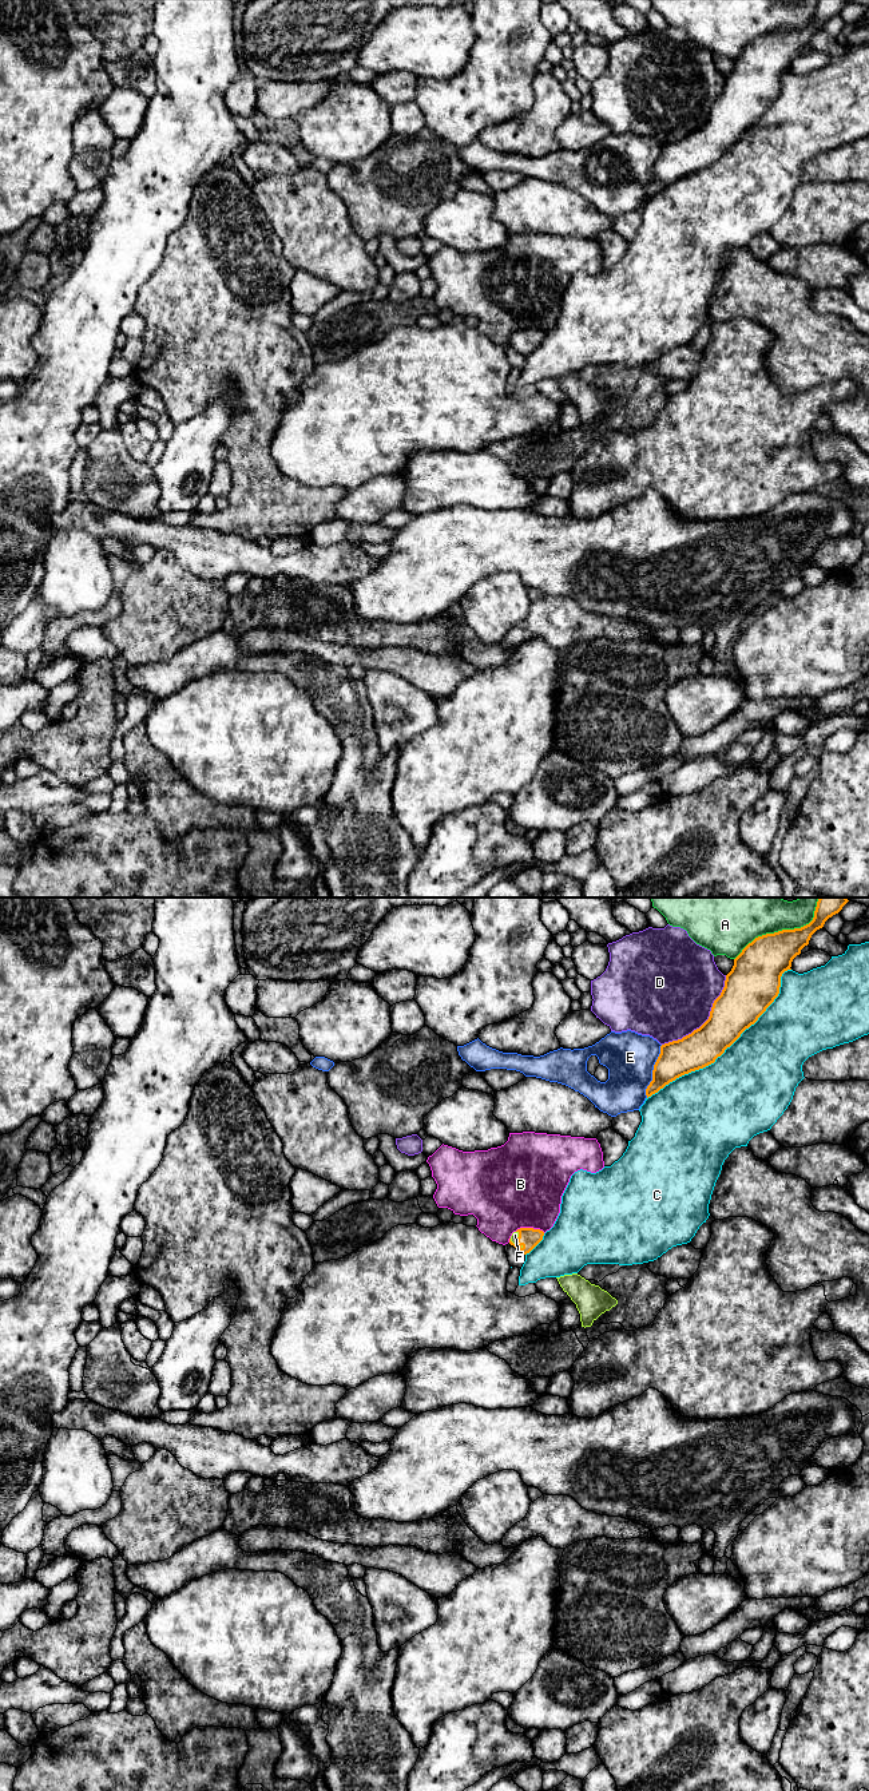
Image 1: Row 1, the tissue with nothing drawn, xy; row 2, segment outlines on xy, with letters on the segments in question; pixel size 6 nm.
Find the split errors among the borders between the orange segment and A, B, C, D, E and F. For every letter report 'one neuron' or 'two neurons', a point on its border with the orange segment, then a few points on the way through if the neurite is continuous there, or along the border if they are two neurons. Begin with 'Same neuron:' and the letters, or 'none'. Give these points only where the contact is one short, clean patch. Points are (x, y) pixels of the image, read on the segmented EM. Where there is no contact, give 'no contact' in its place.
Same neuron: F
A: two neurons; contact xy (782, 930)
B: two neurons; contact xy (530, 1228)
C: two neurons; contact xy (729, 1046)
D: two neurons; contact xy (707, 1019)
E: two neurons; contact xy (653, 1072)
F: one neuron; contact xy (518, 1237); way xy (528, 1237), (518, 1237), (515, 1235)

